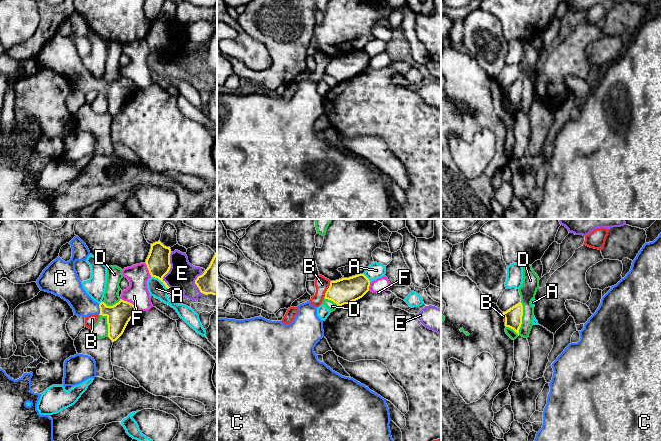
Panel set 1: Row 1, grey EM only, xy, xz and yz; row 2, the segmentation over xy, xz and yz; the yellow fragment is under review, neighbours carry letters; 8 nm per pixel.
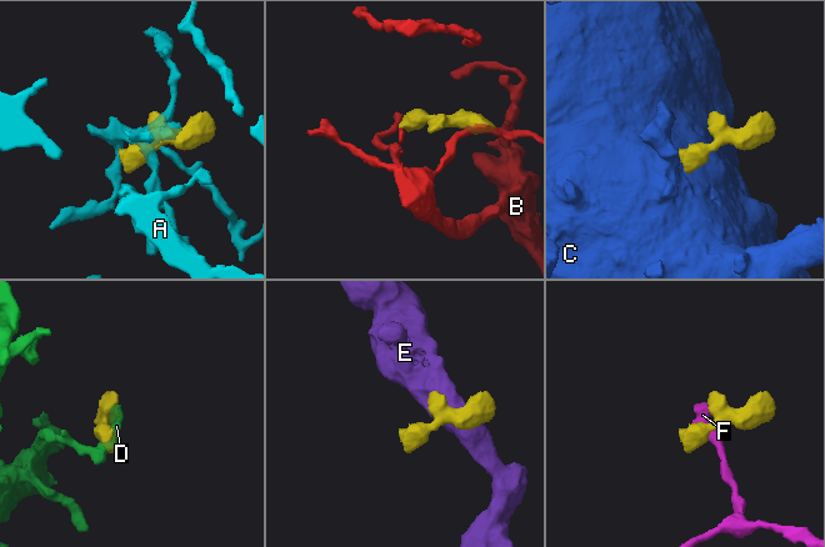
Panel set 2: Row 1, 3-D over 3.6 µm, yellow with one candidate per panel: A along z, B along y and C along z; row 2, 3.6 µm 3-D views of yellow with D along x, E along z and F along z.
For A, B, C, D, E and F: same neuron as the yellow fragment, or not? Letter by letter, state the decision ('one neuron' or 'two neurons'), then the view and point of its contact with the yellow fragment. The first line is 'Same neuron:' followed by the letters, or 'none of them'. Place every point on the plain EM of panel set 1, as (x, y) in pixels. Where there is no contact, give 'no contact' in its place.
Same neuron: C
A: two neurons; contact xy (159, 55)
B: two neurons; contact xz (327, 65)
C: one neuron; contact xy (100, 85)
D: two neurons; contact yz (521, 95)
E: two neurons; contact xy (169, 45)
F: two neurons; contact xy (129, 78)

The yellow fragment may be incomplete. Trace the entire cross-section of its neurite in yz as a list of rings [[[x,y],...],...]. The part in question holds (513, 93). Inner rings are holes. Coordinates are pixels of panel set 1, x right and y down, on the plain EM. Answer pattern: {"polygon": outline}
{"polygon": [[[518,79],[506,88],[503,88],[505,102],[513,105],[519,112],[519,105],[522,100],[523,81]]]}

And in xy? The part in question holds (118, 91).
{"polygon": [[[78,12],[69,20],[72,24],[71,35],[65,38],[58,32],[43,46],[36,59],[41,67],[52,69],[67,77],[74,91],[106,92],[108,113],[114,118],[123,110],[128,98],[138,86],[132,79],[122,75],[113,82],[95,78],[83,65],[75,46],[75,38],[86,37],[90,27]]]}

